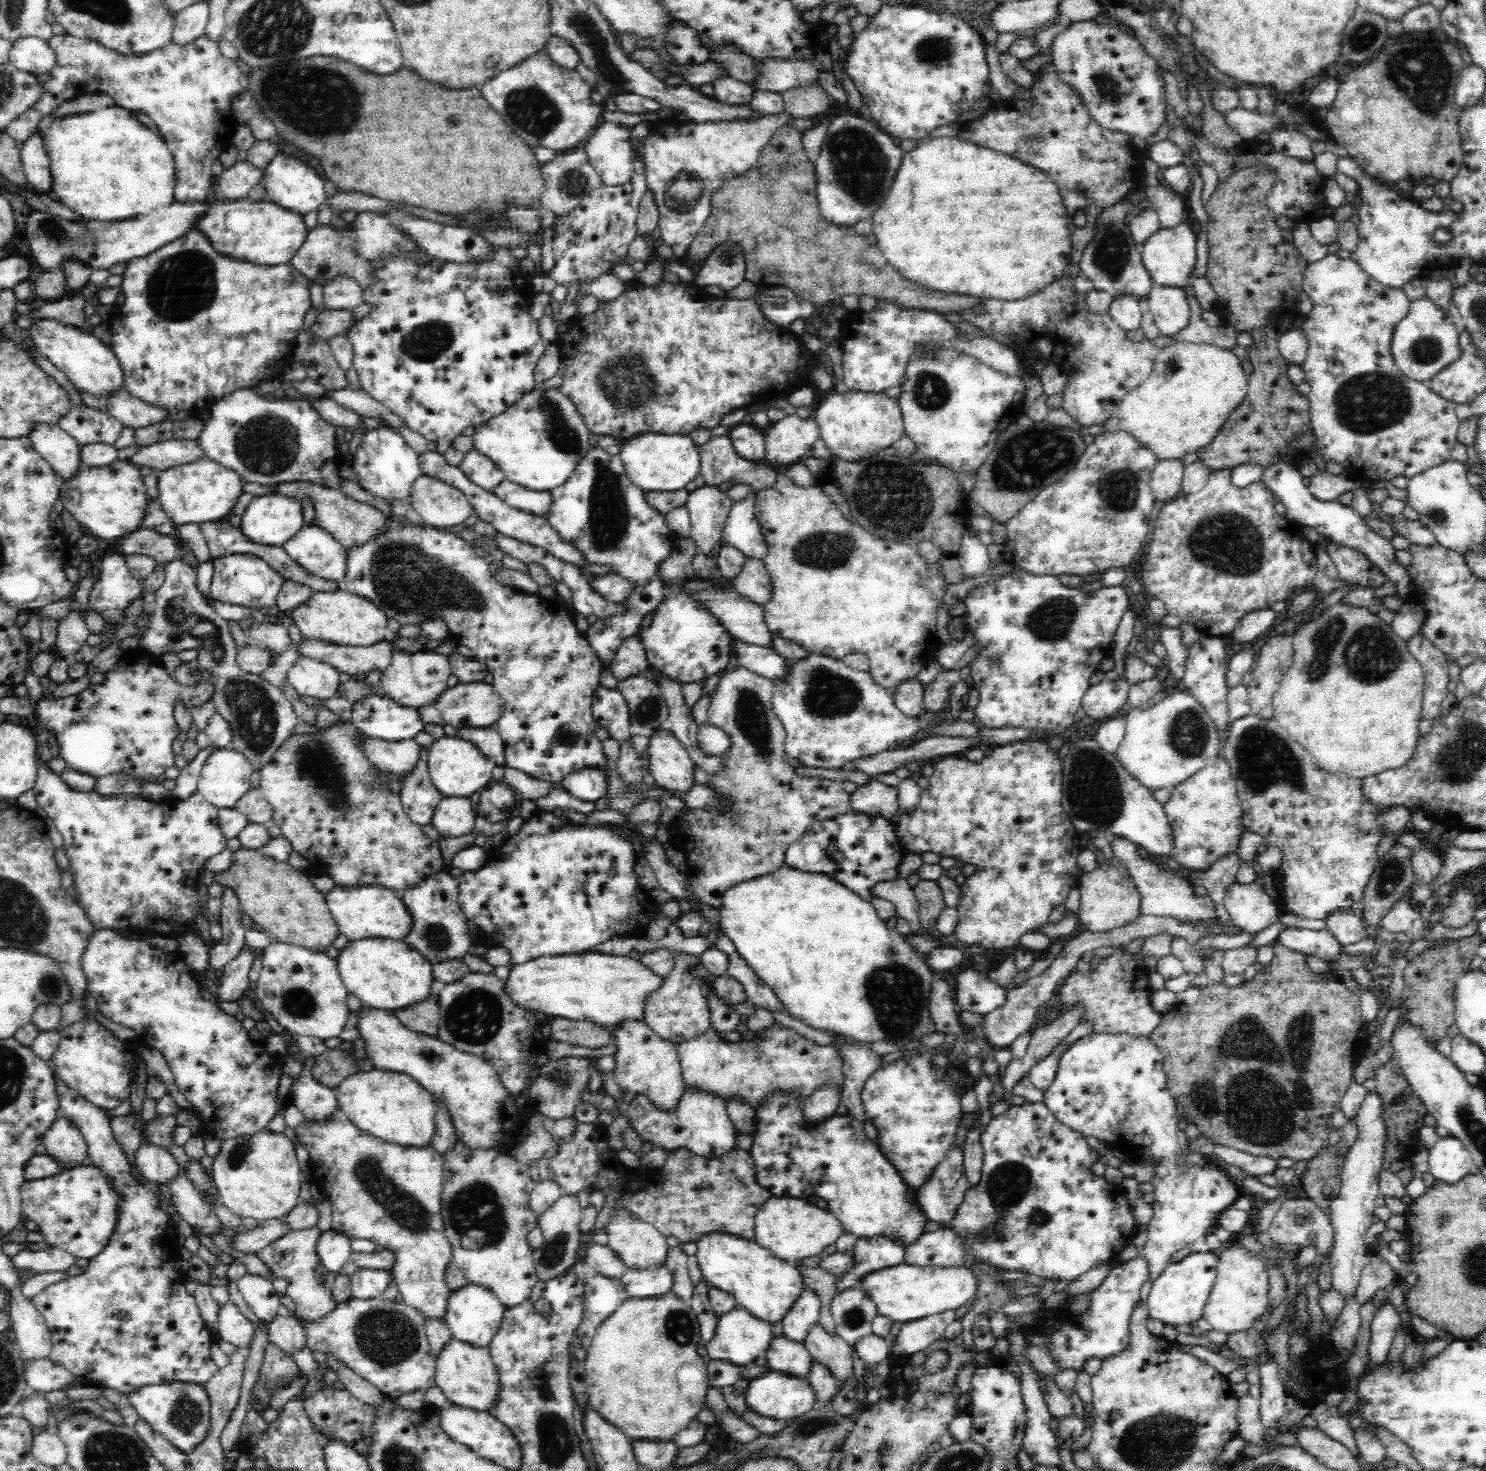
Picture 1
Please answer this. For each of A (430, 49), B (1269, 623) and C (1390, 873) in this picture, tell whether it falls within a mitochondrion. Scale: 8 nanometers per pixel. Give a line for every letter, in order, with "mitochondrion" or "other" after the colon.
A: other
B: other
C: mitochondrion

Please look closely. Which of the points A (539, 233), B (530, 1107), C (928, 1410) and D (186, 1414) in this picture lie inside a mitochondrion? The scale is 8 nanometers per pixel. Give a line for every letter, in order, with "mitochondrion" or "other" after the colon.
A: other
B: other
C: other
D: mitochondrion

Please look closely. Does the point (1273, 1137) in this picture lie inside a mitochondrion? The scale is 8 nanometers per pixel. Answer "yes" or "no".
yes

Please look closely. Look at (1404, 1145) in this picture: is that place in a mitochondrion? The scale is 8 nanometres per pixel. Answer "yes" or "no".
yes

